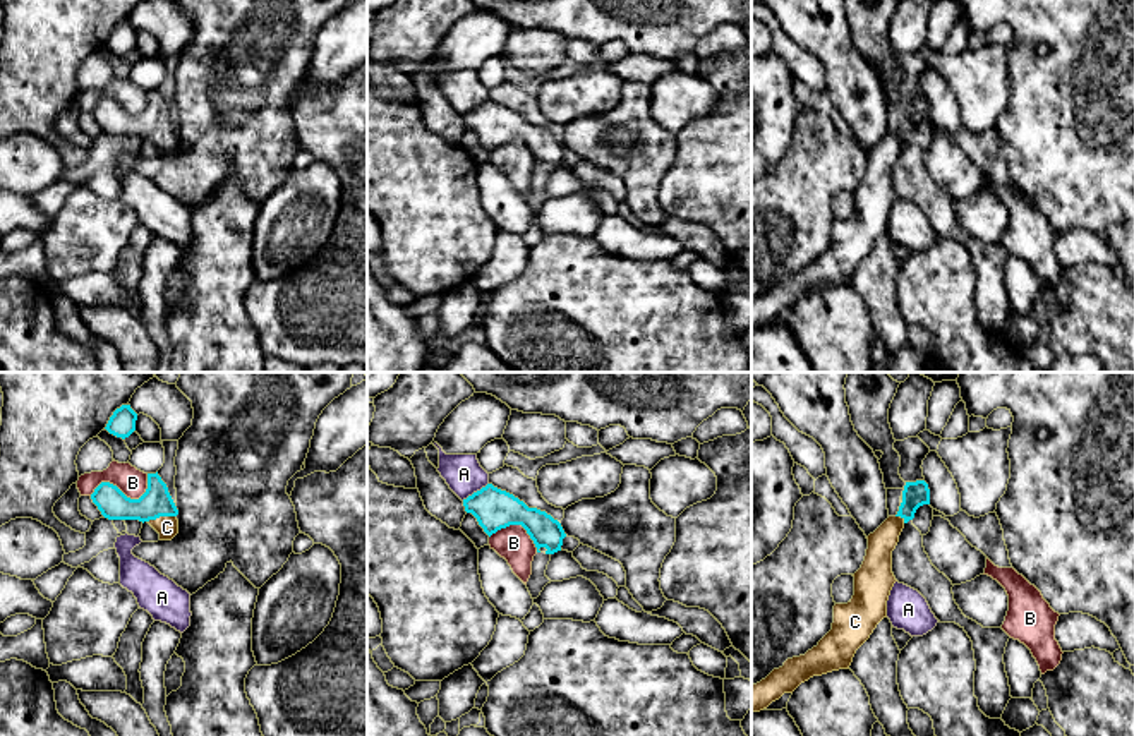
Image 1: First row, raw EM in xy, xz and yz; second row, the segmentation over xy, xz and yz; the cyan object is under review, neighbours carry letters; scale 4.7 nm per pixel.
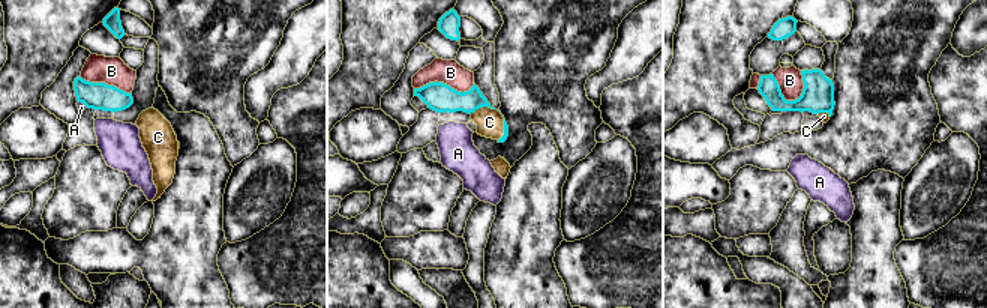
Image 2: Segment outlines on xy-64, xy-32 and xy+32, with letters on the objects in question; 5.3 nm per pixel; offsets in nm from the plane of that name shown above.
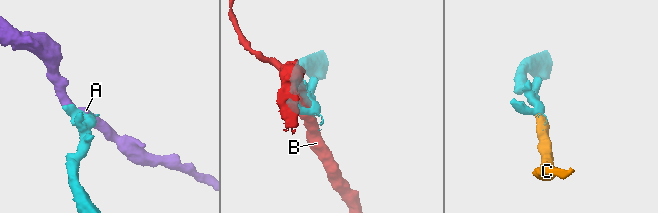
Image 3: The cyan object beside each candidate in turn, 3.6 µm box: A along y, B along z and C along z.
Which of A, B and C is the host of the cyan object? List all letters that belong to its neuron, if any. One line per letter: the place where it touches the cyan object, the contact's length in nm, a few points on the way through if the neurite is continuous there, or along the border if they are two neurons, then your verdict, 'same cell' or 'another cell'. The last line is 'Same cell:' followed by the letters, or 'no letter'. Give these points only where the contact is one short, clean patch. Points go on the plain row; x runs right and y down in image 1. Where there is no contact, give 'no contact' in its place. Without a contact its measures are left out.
A: meets cyan in xz at (474, 108); contact 150 nm long; border along xz (488, 98), (462, 115); another cell
B: meets cyan in xy at (126, 112); contact 300 nm long; another cell
C: meets cyan in xy at (162, 131); contact 140 nm long; runs through xy (156, 117), (162, 131), (167, 143); same cell
Same cell: C

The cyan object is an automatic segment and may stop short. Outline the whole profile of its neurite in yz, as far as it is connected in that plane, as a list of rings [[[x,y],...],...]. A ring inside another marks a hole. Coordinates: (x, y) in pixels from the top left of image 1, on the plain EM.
[[[925,96],[906,98],[902,118],[896,132],[889,132],[868,154],[861,184],[854,192],[854,211],[847,220],[834,221],[832,245],[805,271],[787,274],[765,295],[751,300],[751,328],[767,324],[801,299],[839,285],[849,285],[856,266],[870,254],[877,240],[887,233],[887,216],[894,199],[892,166],[904,141],[920,122],[930,120]]]

